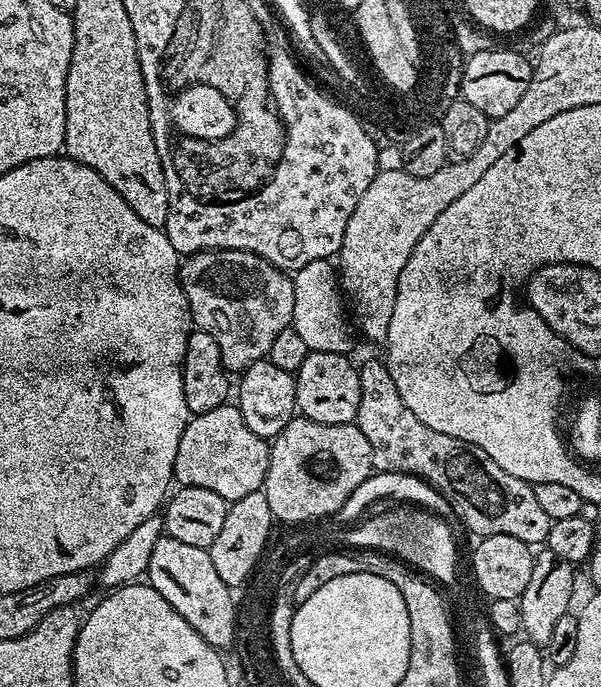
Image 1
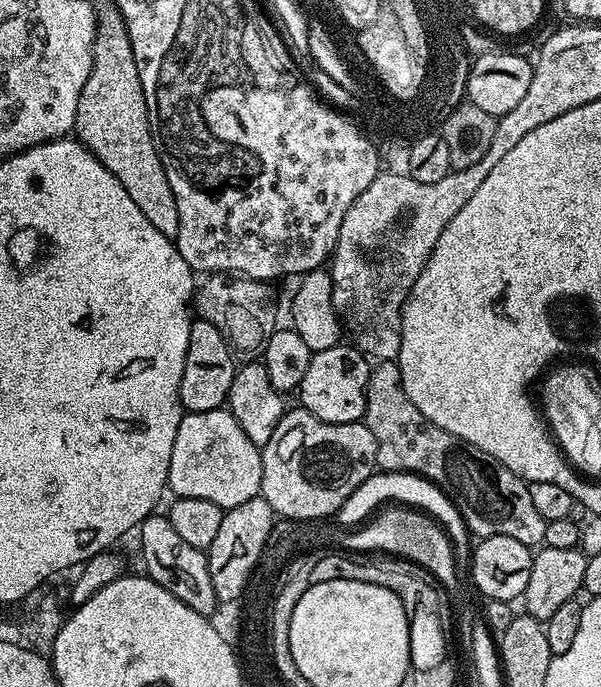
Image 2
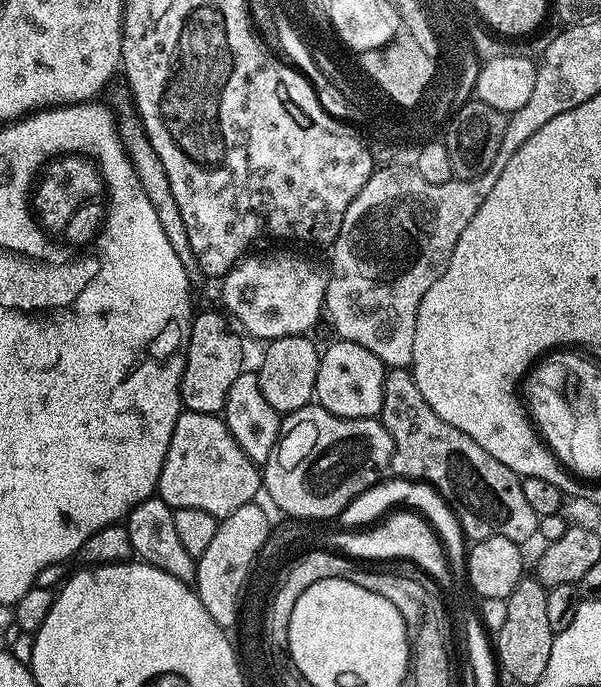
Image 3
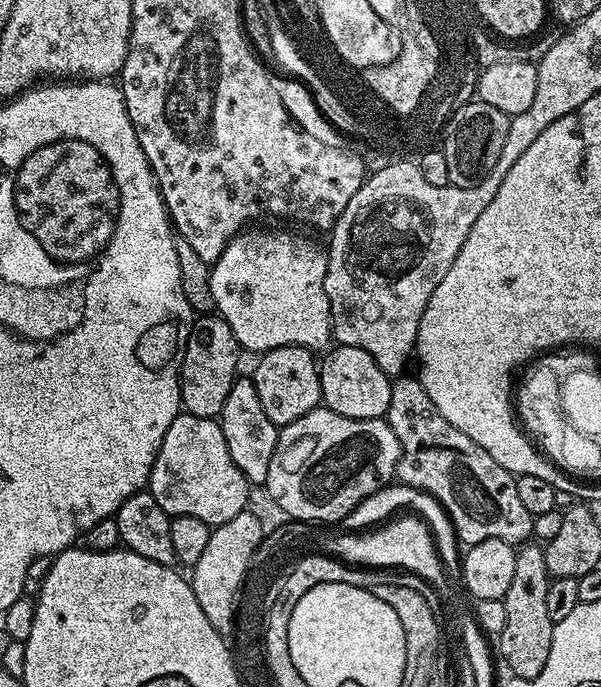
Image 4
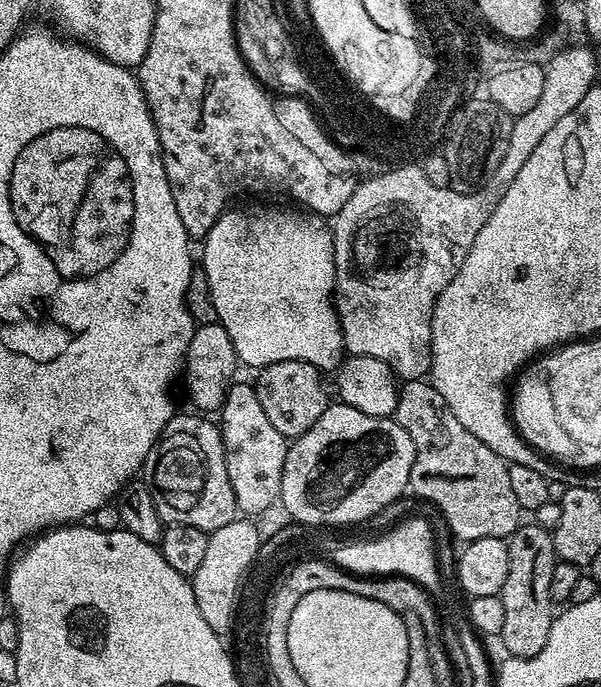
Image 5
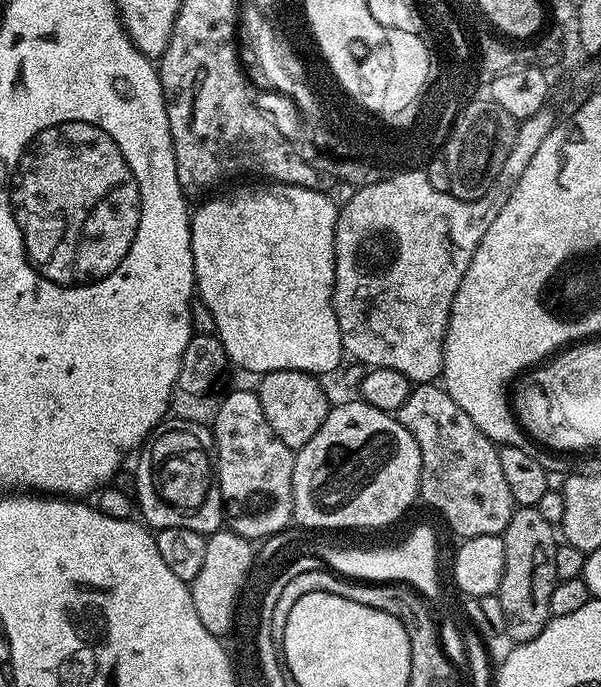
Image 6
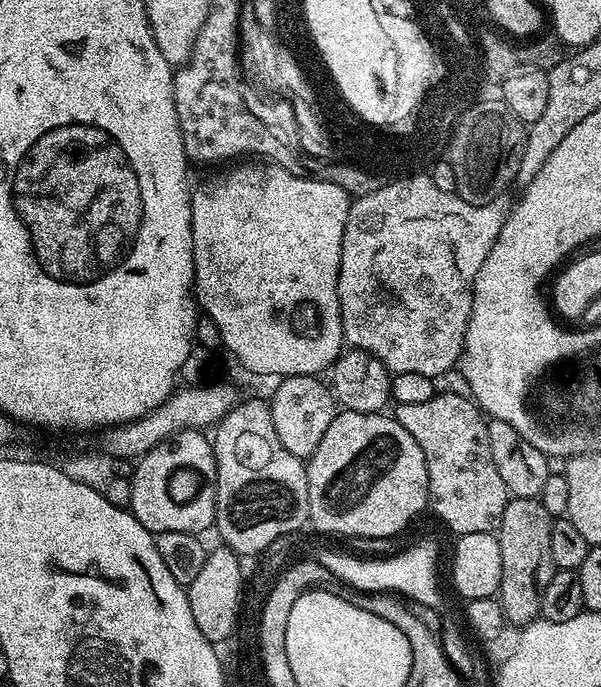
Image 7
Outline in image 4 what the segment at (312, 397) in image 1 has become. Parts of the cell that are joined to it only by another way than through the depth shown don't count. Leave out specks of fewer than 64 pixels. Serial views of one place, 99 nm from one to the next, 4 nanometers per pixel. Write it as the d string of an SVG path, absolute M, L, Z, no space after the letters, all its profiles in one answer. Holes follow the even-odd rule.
M342 344L333 347L328 354L320 364L320 399L323 407L334 410L334 414L342 414L346 418L379 420L387 417L392 380L384 373L382 366L378 366L378 362L374 362L374 358L370 358L370 354L366 354L366 350L358 346Z

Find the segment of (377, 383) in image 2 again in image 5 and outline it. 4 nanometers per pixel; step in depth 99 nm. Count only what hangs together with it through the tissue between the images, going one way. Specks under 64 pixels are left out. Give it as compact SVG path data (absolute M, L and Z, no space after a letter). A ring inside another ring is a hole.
M427 379L401 383L394 418L414 442L414 466L408 479L411 495L429 500L444 515L447 531L453 537L456 535L460 542L478 538L502 540L520 527L522 510L510 486L508 464L454 418L432 383Z

